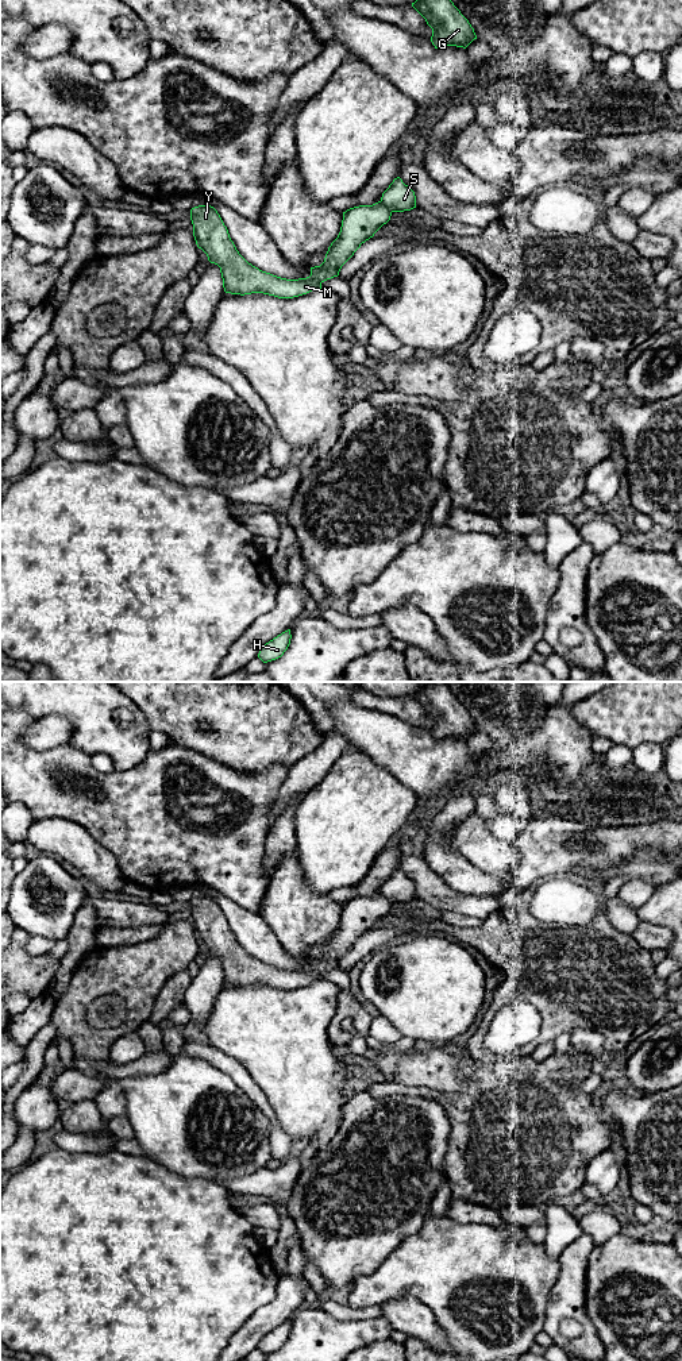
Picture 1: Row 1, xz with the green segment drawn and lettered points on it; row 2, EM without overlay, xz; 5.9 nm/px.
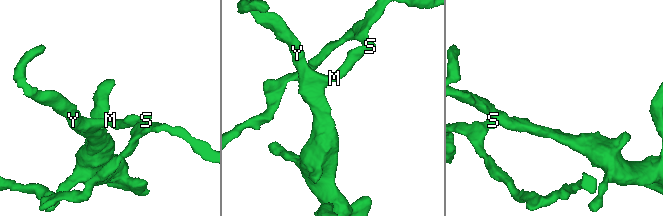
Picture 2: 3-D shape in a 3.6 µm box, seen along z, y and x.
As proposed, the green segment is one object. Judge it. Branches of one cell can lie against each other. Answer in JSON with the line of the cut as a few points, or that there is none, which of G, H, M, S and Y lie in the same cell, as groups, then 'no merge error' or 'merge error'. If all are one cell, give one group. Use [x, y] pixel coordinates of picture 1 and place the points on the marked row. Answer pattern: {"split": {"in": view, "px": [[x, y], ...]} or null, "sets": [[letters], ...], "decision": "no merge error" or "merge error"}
{"split": {"in": "xz", "px": [[380, 201], [392, 211]]}, "sets": [["G", "S"], ["H", "M", "Y"]], "decision": "merge error"}

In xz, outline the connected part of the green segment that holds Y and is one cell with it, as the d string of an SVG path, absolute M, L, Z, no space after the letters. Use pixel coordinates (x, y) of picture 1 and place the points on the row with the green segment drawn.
M381 201L347 209L343 212L340 232L328 247L324 262L311 267L307 278L286 279L248 263L236 250L213 207L199 205L190 209L196 244L211 263L220 267L224 292L240 296L263 293L278 298L293 298L321 289L321 284L338 277L342 266L390 216L392 211Z

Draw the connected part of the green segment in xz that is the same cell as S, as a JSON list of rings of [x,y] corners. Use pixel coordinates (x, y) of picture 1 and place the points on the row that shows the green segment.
[[[397,177],[382,193],[381,203],[392,212],[404,212],[416,208],[416,196],[415,192]]]

